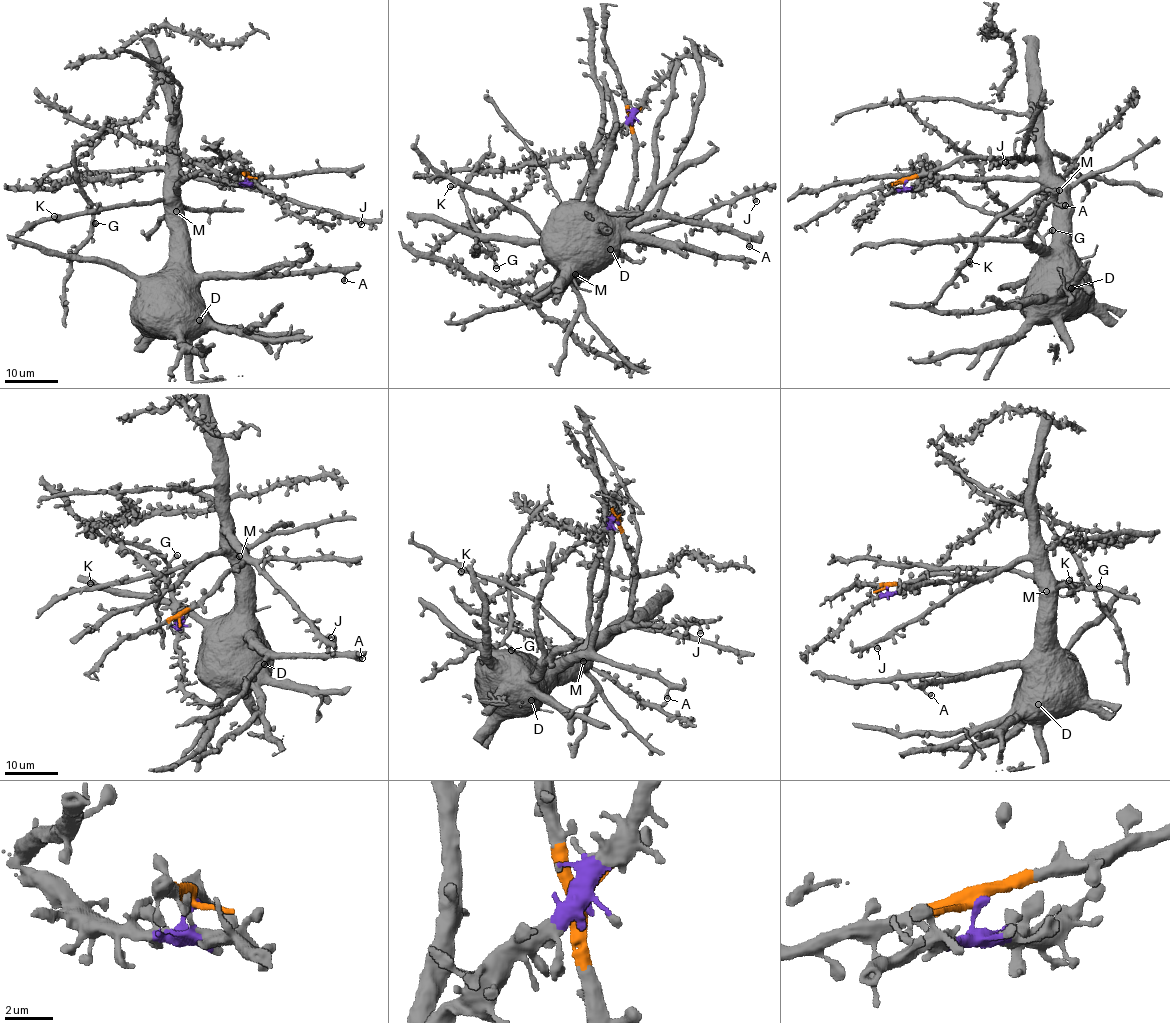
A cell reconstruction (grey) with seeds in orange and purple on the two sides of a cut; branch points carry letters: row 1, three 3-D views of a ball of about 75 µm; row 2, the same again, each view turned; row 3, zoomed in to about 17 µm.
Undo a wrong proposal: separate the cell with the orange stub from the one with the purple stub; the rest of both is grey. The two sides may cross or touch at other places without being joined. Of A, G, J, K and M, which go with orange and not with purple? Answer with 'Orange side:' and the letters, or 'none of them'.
Orange side: A, J, K, M

